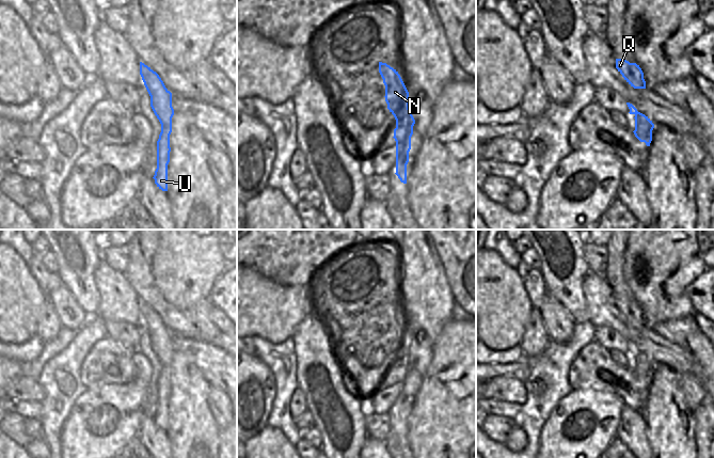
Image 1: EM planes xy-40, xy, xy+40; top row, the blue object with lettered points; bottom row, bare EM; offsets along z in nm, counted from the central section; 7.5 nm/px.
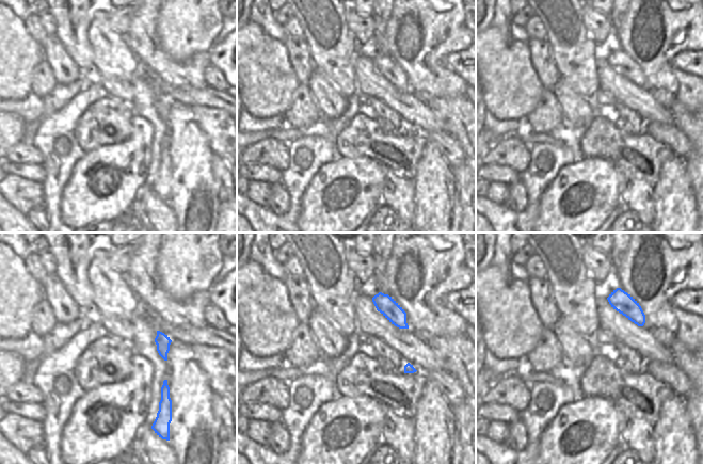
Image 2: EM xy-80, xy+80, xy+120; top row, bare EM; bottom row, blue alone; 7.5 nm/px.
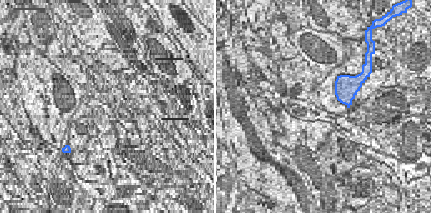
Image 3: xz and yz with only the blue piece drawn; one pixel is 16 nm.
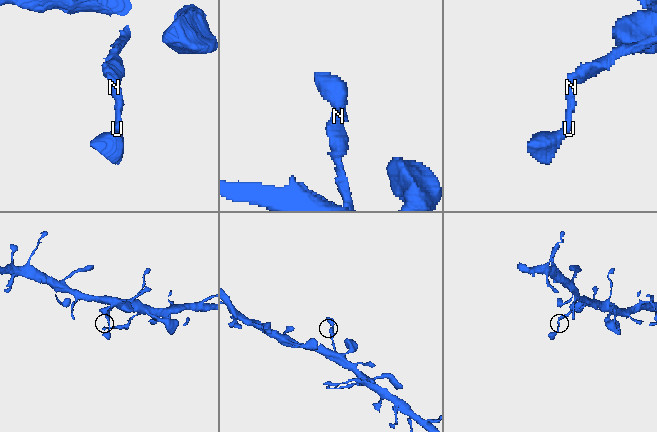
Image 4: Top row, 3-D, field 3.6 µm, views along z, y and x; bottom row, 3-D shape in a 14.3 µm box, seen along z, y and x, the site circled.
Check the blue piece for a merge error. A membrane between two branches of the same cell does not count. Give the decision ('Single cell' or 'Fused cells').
Single cell

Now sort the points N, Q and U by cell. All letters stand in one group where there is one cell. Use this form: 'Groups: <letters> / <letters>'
Groups: N Q U

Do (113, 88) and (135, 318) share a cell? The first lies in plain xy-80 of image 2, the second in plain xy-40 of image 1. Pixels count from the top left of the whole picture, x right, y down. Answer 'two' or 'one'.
two

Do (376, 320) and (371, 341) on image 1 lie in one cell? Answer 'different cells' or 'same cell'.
different cells

